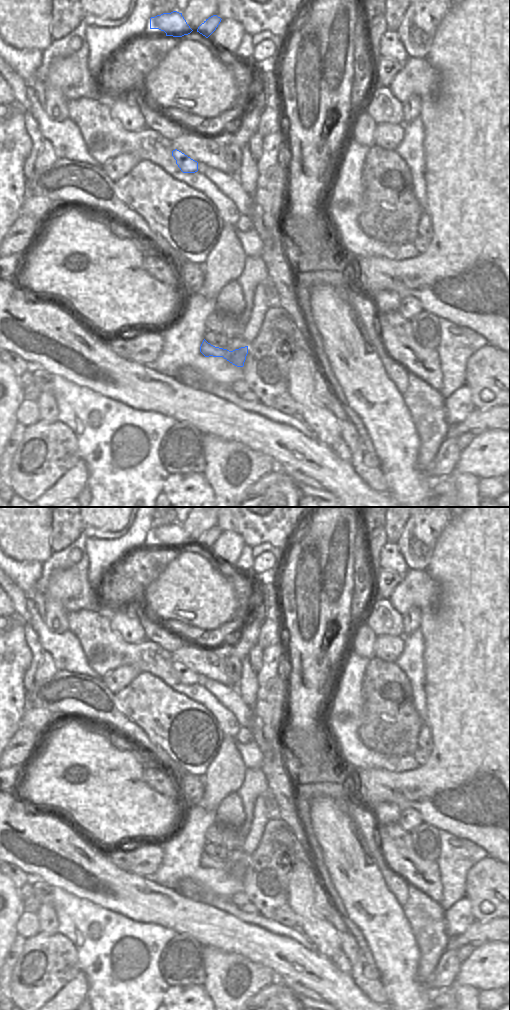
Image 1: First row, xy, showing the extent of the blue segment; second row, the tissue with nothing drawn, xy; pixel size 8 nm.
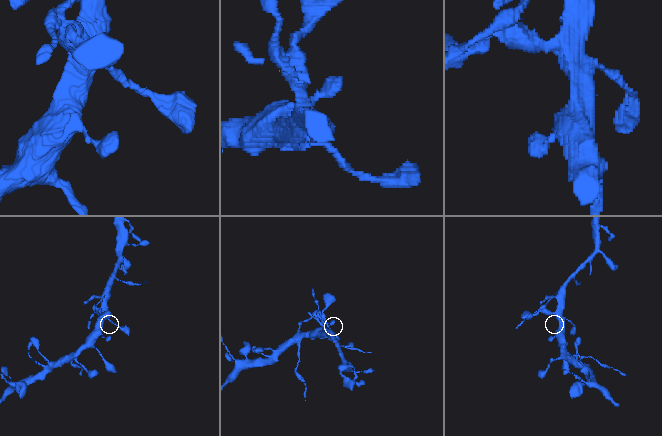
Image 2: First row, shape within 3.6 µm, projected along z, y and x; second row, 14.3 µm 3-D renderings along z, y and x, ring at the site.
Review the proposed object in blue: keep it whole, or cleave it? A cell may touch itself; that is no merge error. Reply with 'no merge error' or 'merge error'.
no merge error

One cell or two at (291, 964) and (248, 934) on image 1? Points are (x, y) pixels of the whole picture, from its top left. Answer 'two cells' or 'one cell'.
one cell

